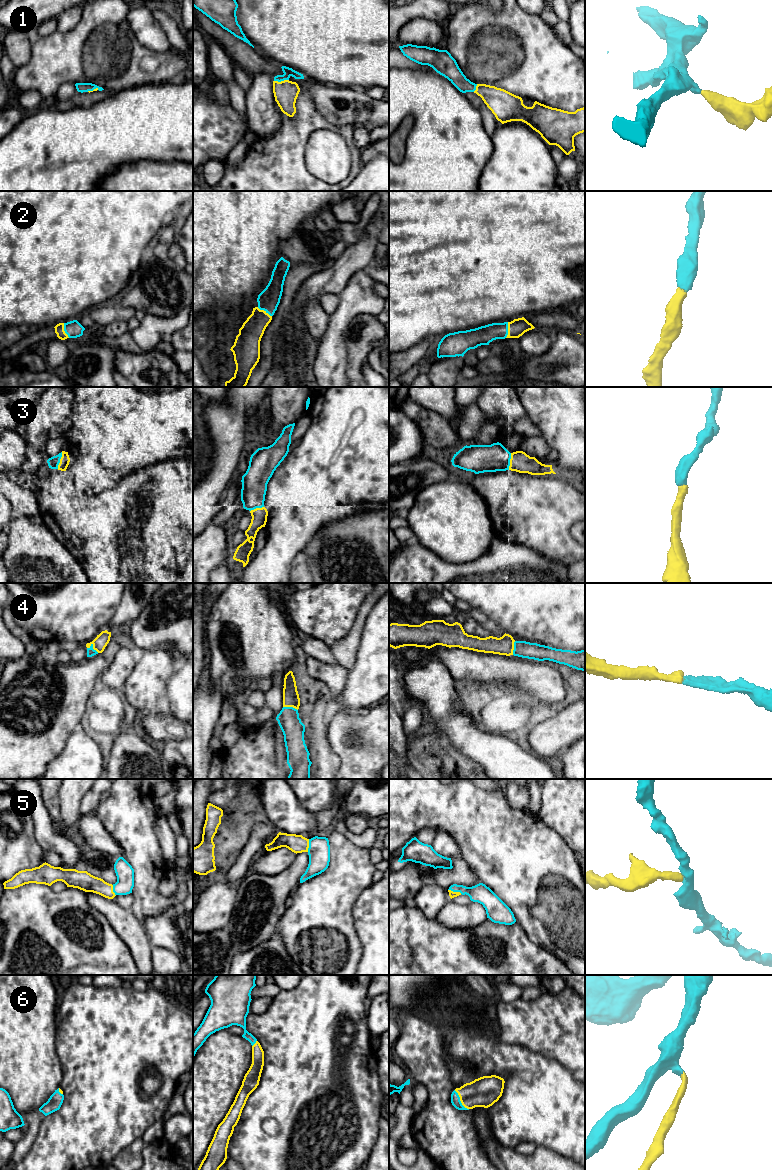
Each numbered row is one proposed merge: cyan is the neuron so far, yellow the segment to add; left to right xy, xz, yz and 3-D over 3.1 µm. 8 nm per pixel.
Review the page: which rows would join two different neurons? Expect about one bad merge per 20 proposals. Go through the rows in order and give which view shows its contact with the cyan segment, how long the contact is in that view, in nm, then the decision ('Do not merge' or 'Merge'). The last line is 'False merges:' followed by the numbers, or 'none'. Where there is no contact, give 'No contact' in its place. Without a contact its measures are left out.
1: Touches cyan in xz. Shared border 120 nm. Merge
2: Touches cyan in yz. Shared border 130 nm. Merge
3: Touches cyan in xy. Shared border 140 nm. Merge
4: Touches cyan in xy. Shared border 100 nm. Merge
5: Touches cyan in yz. Shared border 120 nm. Merge
6: Touches cyan in yz. Shared border 200 nm. Merge
False merges: none

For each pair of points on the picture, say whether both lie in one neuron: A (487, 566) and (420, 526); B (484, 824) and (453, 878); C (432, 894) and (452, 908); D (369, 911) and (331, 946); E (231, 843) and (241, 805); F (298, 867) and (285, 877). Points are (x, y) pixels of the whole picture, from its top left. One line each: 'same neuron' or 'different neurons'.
A: different neurons
B: different neurons
C: different neurons
D: different neurons
E: same neuron
F: same neuron

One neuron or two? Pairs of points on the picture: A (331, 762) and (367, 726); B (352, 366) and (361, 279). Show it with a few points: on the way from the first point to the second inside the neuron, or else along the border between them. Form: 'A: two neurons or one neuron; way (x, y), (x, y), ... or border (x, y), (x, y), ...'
A: two neurons; border (326, 735), (329, 748), (339, 759), (338, 768)
B: two neurons; border (374, 315), (357, 314), (344, 335)

